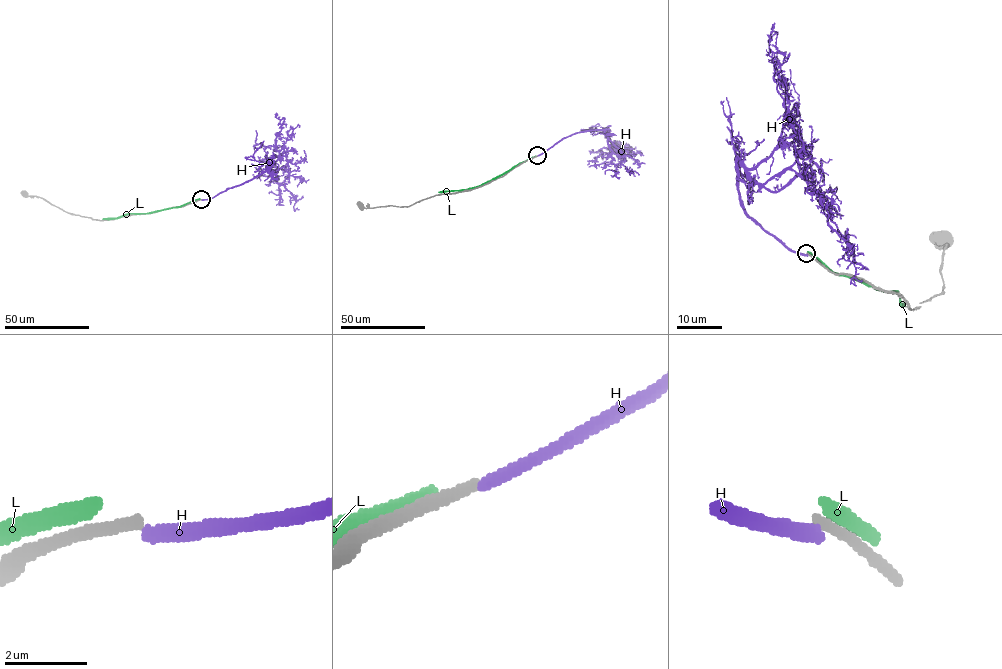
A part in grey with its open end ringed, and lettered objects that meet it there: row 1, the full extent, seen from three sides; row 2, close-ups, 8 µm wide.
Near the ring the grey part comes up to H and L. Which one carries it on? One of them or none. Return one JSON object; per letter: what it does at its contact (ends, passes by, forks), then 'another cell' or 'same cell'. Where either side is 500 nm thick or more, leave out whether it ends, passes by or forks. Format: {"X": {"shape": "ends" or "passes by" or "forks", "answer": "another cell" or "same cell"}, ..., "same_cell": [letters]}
{"H": {"shape": "ends", "answer": "another cell"}, "L": {"answer": "another cell"}, "same_cell": []}

